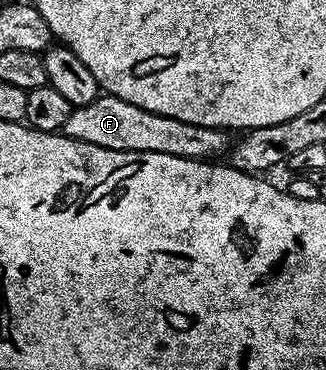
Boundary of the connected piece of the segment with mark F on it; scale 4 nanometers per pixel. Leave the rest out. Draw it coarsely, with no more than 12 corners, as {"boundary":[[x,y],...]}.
{"boundary":[[107,95],[62,132],[114,151],[214,159],[225,130]]}

